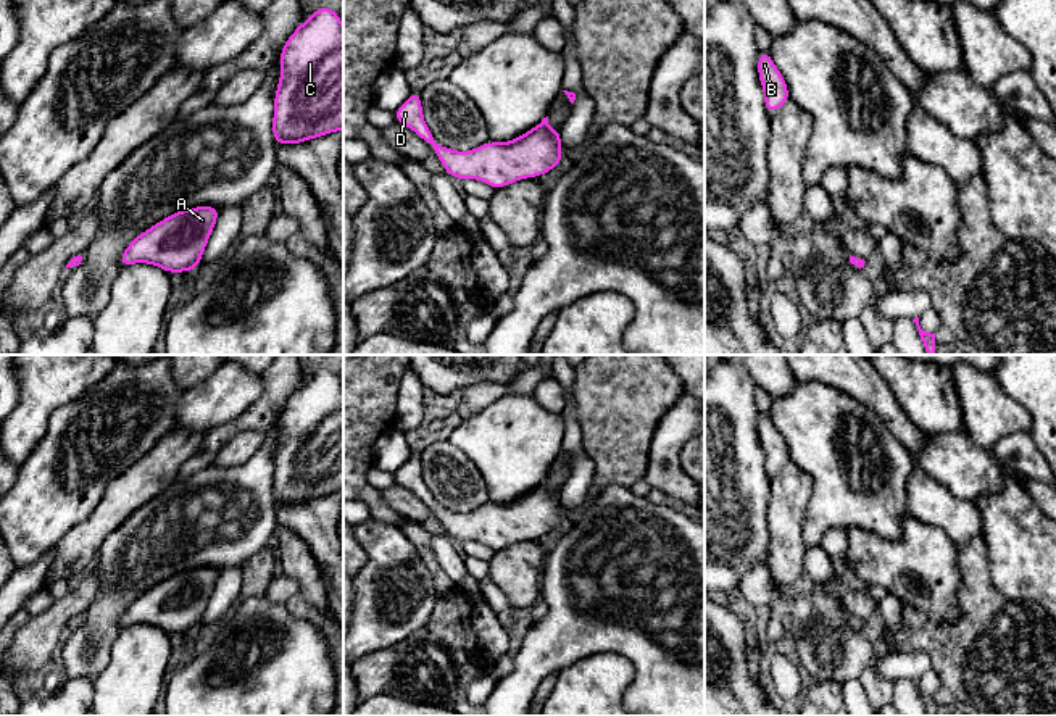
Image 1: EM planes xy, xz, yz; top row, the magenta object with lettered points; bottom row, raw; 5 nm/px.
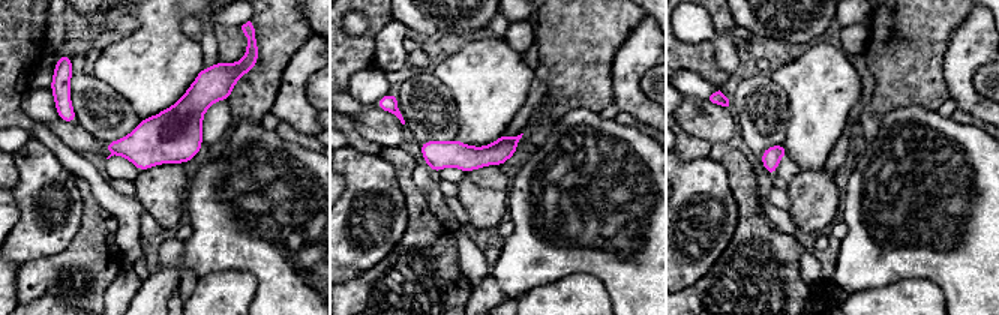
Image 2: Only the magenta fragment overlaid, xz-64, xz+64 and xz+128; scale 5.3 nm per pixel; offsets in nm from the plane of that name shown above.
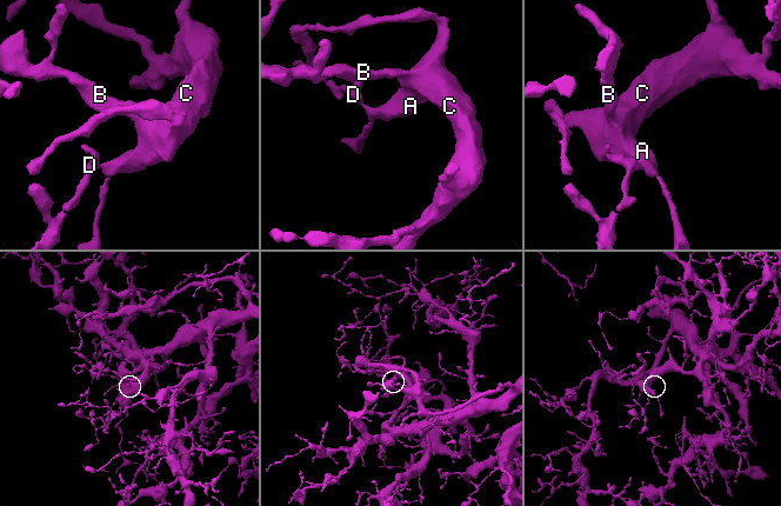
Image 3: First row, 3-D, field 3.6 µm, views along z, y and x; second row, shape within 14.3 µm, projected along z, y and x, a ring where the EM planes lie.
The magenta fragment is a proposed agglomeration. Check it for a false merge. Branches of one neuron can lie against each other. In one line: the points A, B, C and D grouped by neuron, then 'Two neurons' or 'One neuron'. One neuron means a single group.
Groups: A B C D. One neuron

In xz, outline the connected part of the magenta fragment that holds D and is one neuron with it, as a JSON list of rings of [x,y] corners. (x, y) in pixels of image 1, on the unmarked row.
[[[416,452],[395,471],[395,479],[434,510],[450,539],[477,540],[495,552],[524,539],[537,540],[556,529],[563,518],[559,490],[548,487],[548,477],[518,500],[503,505],[485,503],[469,513],[456,513],[435,503]]]

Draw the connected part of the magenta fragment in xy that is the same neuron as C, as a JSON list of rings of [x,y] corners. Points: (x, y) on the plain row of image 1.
[[[321,368],[295,390],[279,416],[281,440],[274,456],[274,505],[295,506],[343,492],[343,387],[340,376]]]

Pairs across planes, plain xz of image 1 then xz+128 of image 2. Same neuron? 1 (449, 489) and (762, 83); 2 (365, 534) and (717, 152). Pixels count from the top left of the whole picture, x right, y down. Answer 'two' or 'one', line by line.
1: one
2: two

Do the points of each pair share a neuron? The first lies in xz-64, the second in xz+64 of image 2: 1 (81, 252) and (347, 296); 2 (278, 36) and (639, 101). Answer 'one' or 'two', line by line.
1: one
2: two

